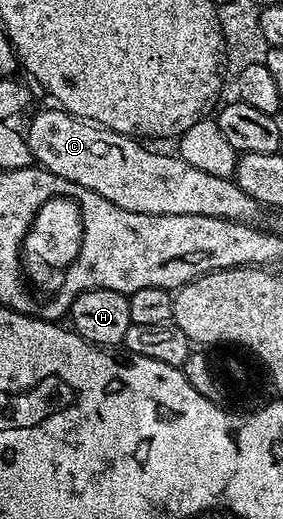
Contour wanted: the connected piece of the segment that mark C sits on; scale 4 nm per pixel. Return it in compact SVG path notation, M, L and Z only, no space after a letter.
M62 108L54 109L41 111L28 124L27 130L25 129L25 137L34 161L42 169L53 172L53 176L61 176L73 184L81 184L81 188L89 188L89 192L97 192L97 196L105 196L105 200L109 200L113 204L117 204L117 208L125 208L129 212L200 214L248 224L254 223L255 217L261 213L259 202L253 200L253 196L241 192L234 177L222 178L213 176L213 172L201 172L201 168L193 168L193 164L189 164L174 153L171 153L172 155L158 154L157 151L147 147L150 145L129 138L126 134L118 134L103 126L97 126L94 122L76 118L75 115L68 114Z

